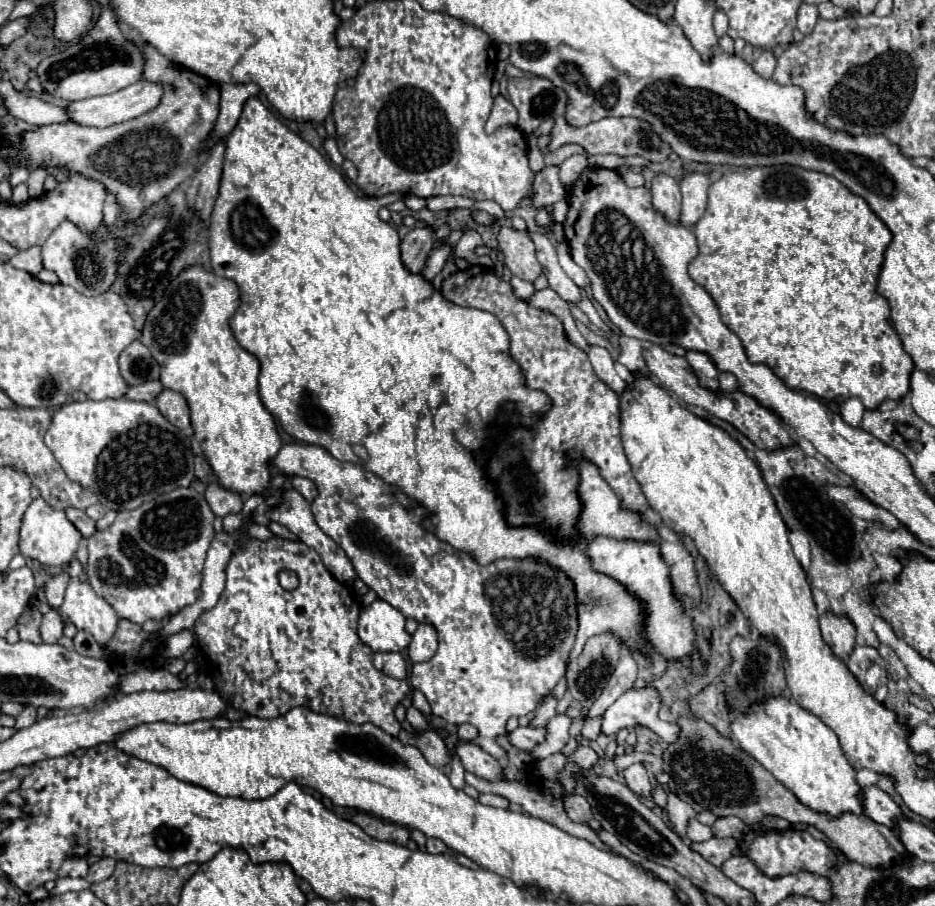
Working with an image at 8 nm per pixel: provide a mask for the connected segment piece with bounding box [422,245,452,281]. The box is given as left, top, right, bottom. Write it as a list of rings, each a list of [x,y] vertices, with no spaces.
[[[440,245],[438,249],[434,249],[434,251],[430,253],[428,263],[426,263],[426,267],[422,269],[422,275],[424,275],[428,281],[432,281],[432,279],[436,277],[436,273],[440,273],[440,269],[444,267],[450,251],[452,251],[452,249],[450,249],[448,245]]]

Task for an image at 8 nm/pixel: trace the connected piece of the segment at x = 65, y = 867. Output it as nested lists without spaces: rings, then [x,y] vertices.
[[[66,857],[58,869],[58,877],[86,877],[88,861],[84,857]]]

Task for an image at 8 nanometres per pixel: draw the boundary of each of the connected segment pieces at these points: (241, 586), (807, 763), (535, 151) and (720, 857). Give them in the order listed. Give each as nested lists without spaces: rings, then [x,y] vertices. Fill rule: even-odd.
[[[272,537],[270,541],[258,541],[258,539],[250,539],[246,543],[242,543],[240,549],[234,551],[228,567],[226,567],[226,589],[220,597],[220,601],[216,603],[216,607],[212,607],[210,611],[202,613],[200,619],[194,623],[194,633],[198,635],[198,645],[200,645],[200,651],[206,655],[208,659],[208,667],[216,673],[210,673],[214,685],[216,685],[216,691],[226,699],[226,703],[242,713],[248,713],[248,715],[256,715],[256,717],[262,717],[262,719],[270,719],[270,717],[278,717],[278,715],[284,715],[288,713],[294,705],[302,705],[306,709],[314,709],[314,713],[326,713],[330,717],[338,717],[338,719],[344,719],[344,721],[350,721],[350,723],[374,723],[376,727],[384,729],[386,733],[390,735],[398,735],[400,731],[400,723],[398,719],[394,717],[394,707],[406,697],[406,693],[410,691],[408,683],[404,679],[396,679],[396,677],[390,677],[382,671],[378,671],[372,663],[372,649],[368,645],[364,645],[356,633],[356,627],[358,627],[358,615],[360,615],[360,603],[354,599],[352,591],[348,591],[348,587],[344,587],[342,583],[338,583],[332,574],[322,563],[322,559],[318,559],[316,551],[310,549],[308,545],[304,543],[296,543],[296,541],[286,541],[282,537]],[[280,569],[290,569],[290,571],[296,571],[298,579],[300,579],[300,585],[294,589],[294,591],[286,591],[280,587],[278,583],[278,571]]]
[[[770,697],[748,713],[730,713],[730,721],[732,741],[786,785],[802,805],[834,819],[838,813],[862,813],[856,771],[846,761],[836,733],[810,711],[792,699]]]
[[[530,143],[530,147],[528,147],[528,159],[530,159],[530,169],[532,169],[534,173],[538,173],[538,171],[544,169],[544,155],[542,155],[542,151],[540,151],[538,147],[534,147],[532,143]]]
[[[708,839],[702,843],[692,843],[690,847],[698,851],[714,867],[720,867],[726,861],[726,847],[728,847],[728,855],[732,855],[736,845],[738,845],[736,839]]]

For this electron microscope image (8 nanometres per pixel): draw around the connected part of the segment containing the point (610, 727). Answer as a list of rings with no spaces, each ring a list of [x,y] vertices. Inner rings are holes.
[[[652,687],[630,689],[602,715],[602,733],[616,735],[620,729],[632,729],[636,725],[650,727],[666,743],[678,741],[680,727],[674,723],[664,723],[658,719],[660,697]]]

